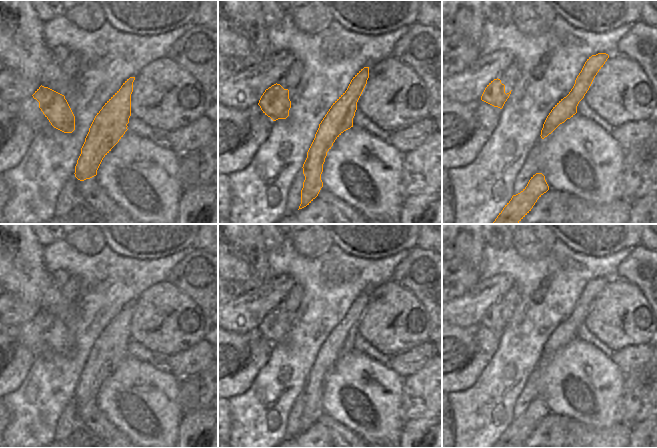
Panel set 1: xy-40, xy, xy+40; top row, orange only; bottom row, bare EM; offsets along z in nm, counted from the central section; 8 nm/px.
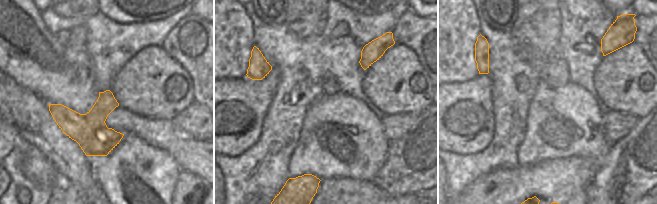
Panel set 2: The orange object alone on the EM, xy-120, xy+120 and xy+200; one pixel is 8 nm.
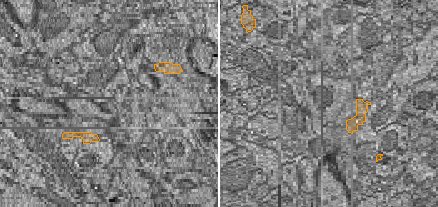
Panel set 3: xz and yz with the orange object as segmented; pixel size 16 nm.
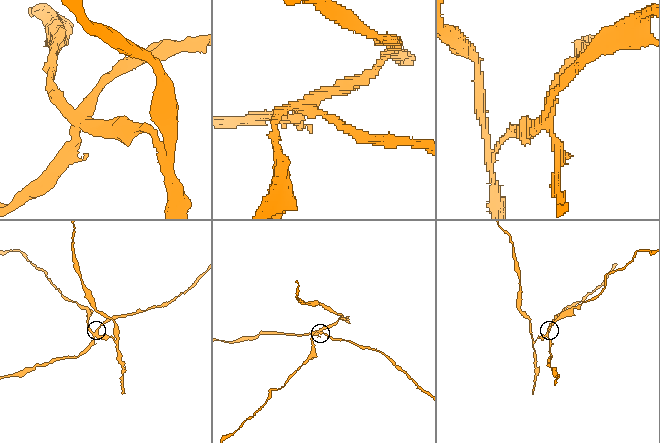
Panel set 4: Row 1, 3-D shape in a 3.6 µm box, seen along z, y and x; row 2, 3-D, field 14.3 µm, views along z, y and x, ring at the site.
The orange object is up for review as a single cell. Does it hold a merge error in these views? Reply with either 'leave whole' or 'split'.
split

